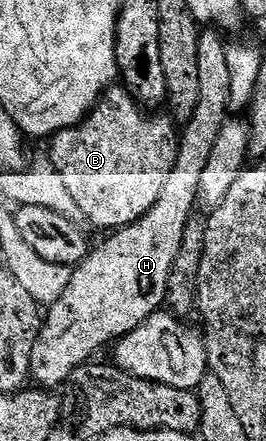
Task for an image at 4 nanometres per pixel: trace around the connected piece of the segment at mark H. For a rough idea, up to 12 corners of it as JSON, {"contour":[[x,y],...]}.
{"contour":[[228,41],[198,95],[161,198],[74,265],[33,342],[60,388],[164,307],[201,170],[229,119]]}

